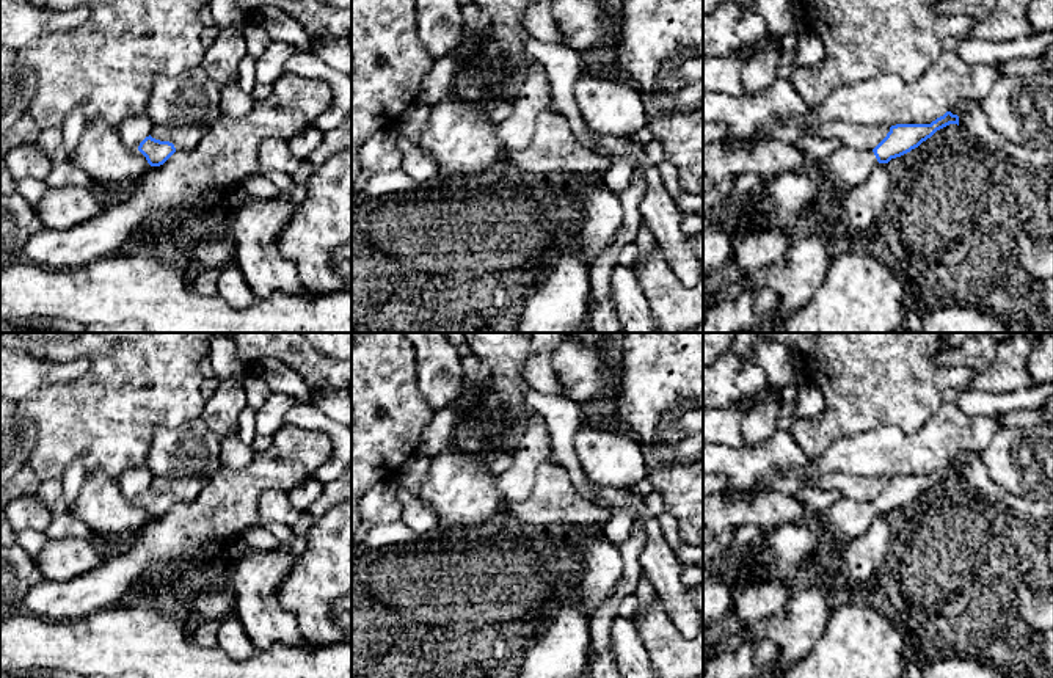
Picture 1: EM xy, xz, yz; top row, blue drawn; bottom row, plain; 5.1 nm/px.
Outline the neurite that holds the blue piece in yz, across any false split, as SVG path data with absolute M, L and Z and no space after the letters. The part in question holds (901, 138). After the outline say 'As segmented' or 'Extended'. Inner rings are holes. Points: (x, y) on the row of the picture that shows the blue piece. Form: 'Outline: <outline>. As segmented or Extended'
Outline: M946 111L931 124L896 124L890 127L887 137L873 149L860 151L840 146L833 154L814 159L819 176L814 177L822 187L833 177L847 188L865 182L877 163L888 163L918 148L937 130L949 126L959 126L959 116Z. Extended

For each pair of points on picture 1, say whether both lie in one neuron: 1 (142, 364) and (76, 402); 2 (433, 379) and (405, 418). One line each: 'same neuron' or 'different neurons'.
1: same neuron
2: different neurons

